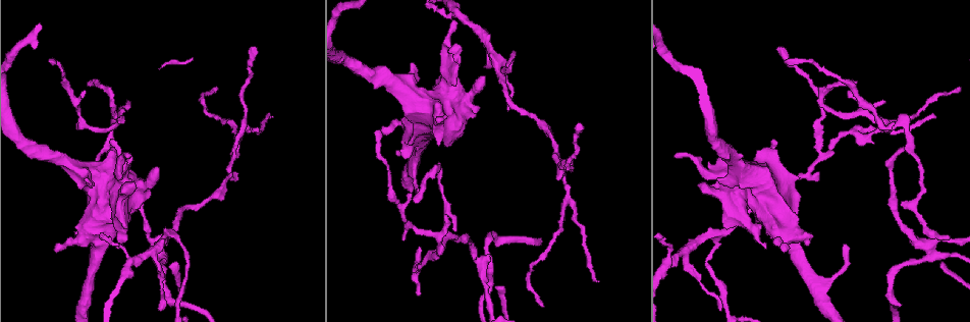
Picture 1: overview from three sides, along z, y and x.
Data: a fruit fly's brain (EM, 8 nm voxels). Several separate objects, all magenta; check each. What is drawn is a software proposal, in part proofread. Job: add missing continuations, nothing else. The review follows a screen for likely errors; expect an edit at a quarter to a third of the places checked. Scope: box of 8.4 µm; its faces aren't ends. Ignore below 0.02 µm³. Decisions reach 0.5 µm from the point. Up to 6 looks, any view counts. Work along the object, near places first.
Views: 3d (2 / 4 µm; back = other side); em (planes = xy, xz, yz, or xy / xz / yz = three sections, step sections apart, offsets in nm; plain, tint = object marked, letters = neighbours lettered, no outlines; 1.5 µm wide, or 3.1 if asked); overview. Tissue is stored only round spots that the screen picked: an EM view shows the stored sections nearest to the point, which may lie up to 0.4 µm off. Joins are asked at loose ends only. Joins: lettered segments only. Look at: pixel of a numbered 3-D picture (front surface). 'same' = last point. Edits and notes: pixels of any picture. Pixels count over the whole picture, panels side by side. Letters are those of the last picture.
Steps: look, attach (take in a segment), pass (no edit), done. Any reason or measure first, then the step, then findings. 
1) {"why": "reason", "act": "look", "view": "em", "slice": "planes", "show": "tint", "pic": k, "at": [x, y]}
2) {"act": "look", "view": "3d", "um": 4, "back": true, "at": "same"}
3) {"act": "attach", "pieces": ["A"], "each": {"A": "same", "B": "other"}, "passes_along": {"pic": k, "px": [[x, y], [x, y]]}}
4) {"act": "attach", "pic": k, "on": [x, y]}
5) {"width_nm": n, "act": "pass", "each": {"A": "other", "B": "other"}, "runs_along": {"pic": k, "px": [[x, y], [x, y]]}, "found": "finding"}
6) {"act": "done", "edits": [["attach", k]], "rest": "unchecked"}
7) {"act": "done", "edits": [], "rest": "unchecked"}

{"why": "tapers out", "act": "look", "view": "em", "slice": "planes", "show": "letters", "pic": 1, "at": [935, 117]}

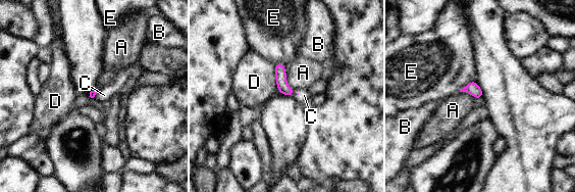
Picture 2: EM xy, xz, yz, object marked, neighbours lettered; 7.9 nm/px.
{"act": "attach", "pieces": ["C"], "each": {"A": "other", "B": "other", "C": "same", "D": "other", "E": "other"}, "passes_along": {"pic": 2, "px": [[279, 69], [294, 93], [304, 95]]}, "found": "it goes on there"}

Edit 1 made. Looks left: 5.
{"act": "look", "view": "overview"}

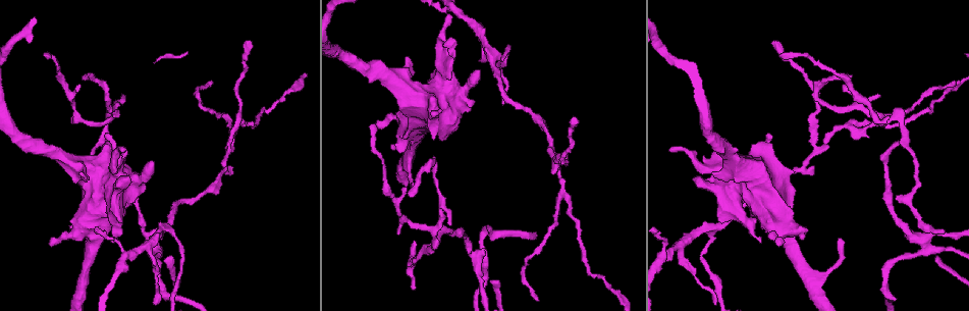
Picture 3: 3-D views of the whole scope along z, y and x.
{"why": "branch stops here", "act": "look", "view": "em", "slice": "xy", "step": 4, "show": "tint", "pic": 3, "at": [695, 176]}

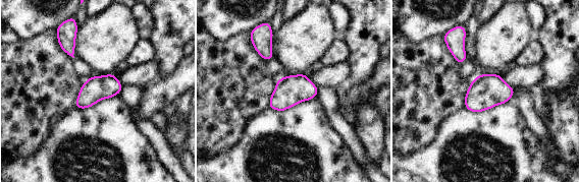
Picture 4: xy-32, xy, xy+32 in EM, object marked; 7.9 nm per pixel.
{"act": "look", "view": "em", "slice": "xy", "step": 4, "show": "letters", "at": "same"}

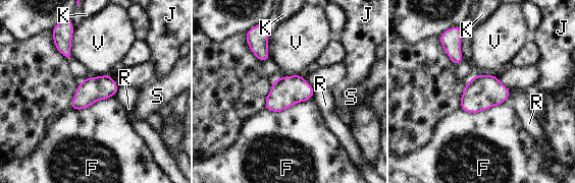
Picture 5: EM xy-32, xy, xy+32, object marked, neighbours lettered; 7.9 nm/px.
{"width_nm": 190, "act": "pass", "each": {"F": "other", "J": "other", "K": "other", "R": "other", "S": "other", "V": "other"}, "border": {"pic": 5, "px": [[73, 27], [69, 58]]}, "found": "none of them fits"}

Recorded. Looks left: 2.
{"act": "done", "edits": [["attach", 2]], "rest": "unchecked"}

